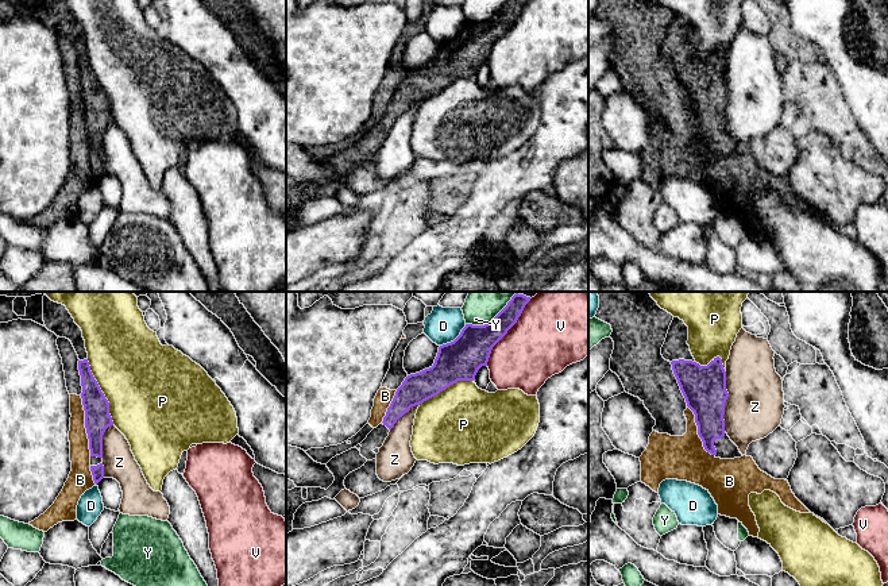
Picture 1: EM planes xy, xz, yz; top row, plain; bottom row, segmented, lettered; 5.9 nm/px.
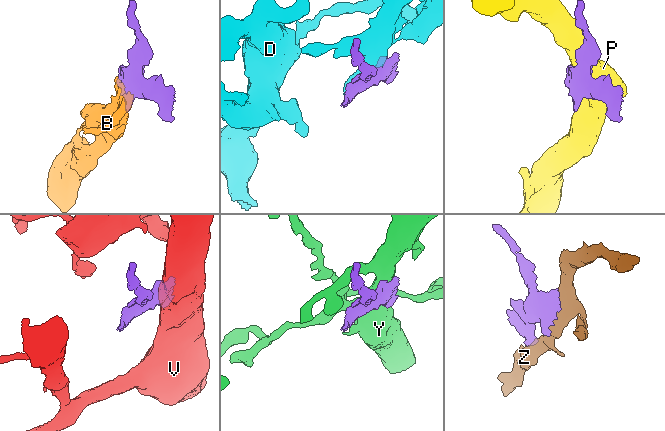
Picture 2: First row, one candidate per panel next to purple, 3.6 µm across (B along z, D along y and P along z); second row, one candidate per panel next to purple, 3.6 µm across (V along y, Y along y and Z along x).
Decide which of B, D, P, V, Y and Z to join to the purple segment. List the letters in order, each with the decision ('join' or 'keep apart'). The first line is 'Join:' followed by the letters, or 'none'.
Join: B
B: join
D: keep apart
P: keep apart
V: keep apart
Y: keep apart
Z: keep apart

